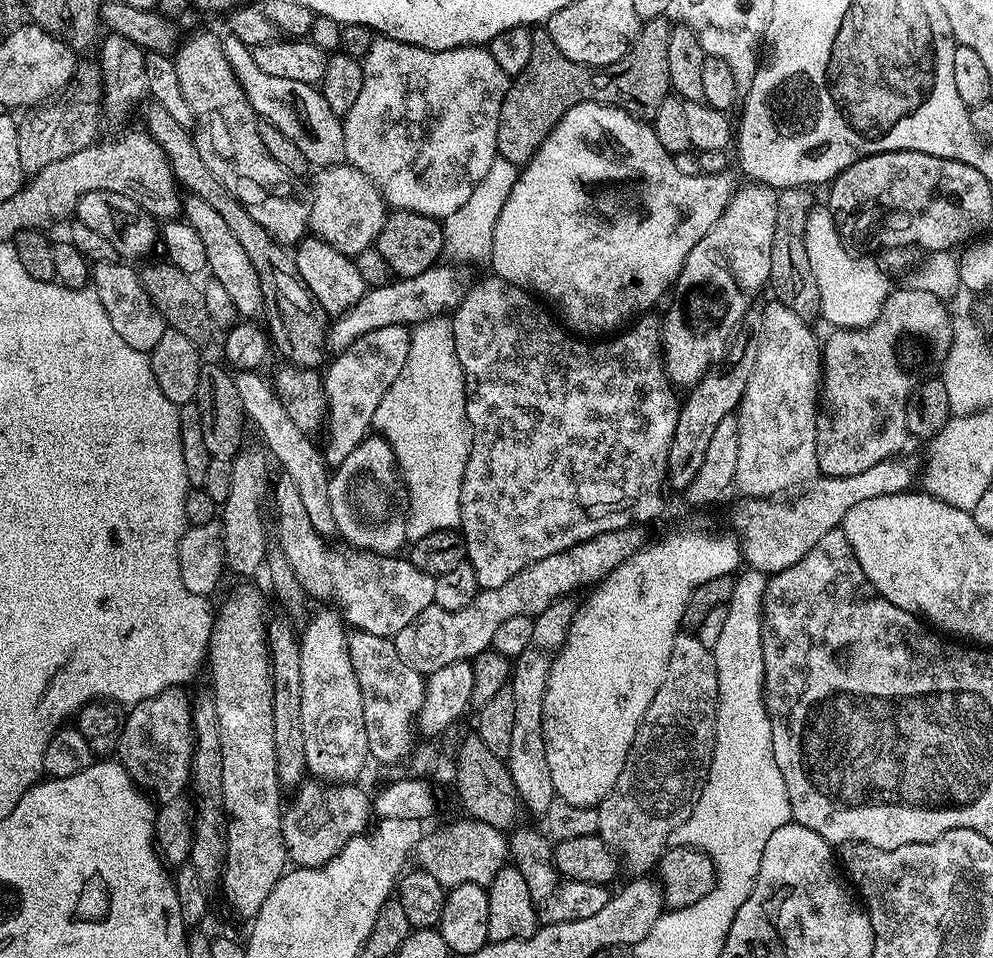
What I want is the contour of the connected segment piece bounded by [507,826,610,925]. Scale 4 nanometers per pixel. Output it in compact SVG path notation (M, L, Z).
M516 826L511 829L507 837L511 859L524 860L516 862L519 862L518 867L526 880L526 885L530 886L530 902L534 902L537 921L541 925L579 922L582 918L590 918L593 914L598 914L598 910L606 906L610 895L609 889L603 884L567 880L565 876L562 876L551 861L553 845L549 837L540 828L539 830Z

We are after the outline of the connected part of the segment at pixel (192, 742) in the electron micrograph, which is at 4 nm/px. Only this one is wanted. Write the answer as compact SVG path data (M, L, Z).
M184 686L162 690L154 698L146 698L140 704L131 705L124 718L124 733L120 739L119 751L124 752L122 763L134 780L143 781L144 772L150 783L156 787L155 799L167 802L181 795L190 784L192 775L192 754L196 746L196 727L193 724L194 700L188 697L189 689Z

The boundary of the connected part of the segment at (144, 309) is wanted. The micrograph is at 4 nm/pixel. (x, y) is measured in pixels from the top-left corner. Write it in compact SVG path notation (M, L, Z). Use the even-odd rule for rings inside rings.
M98 260L90 268L90 287L98 294L98 302L102 302L102 310L106 310L106 318L110 318L110 326L118 330L118 334L129 344L134 346L134 350L151 353L154 346L158 346L165 330L164 316L156 309L156 303L150 294L144 289L144 282L139 271L135 272L133 265L128 262L115 260Z

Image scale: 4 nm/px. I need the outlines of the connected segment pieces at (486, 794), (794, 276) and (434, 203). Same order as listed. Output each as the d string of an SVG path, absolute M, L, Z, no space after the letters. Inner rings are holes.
M475 734L464 736L455 745L456 750L456 792L467 815L481 820L495 828L506 830L513 825L514 812L518 809L516 787L508 773L508 765L495 756L482 738ZM460 742L460 745L459 745Z
M807 187L782 188L776 193L778 214L774 218L774 242L770 246L770 290L775 299L782 301L794 314L812 322L820 316L818 282L810 270L810 257L806 254L806 218L814 206Z
M377 35L373 39L366 55L362 57L364 66L364 81L362 91L354 101L354 106L343 113L342 119L345 132L345 154L347 163L358 169L366 178L370 178L376 183L376 189L384 196L385 205L402 212L417 212L423 216L435 216L443 218L454 214L466 198L486 178L490 166L498 159L496 150L496 139L498 138L498 114L502 110L502 102L506 98L506 90L510 83L510 77L494 62L494 58L488 53L484 46L465 46L452 50L426 50L422 46L414 46L406 42L400 42L389 36Z

